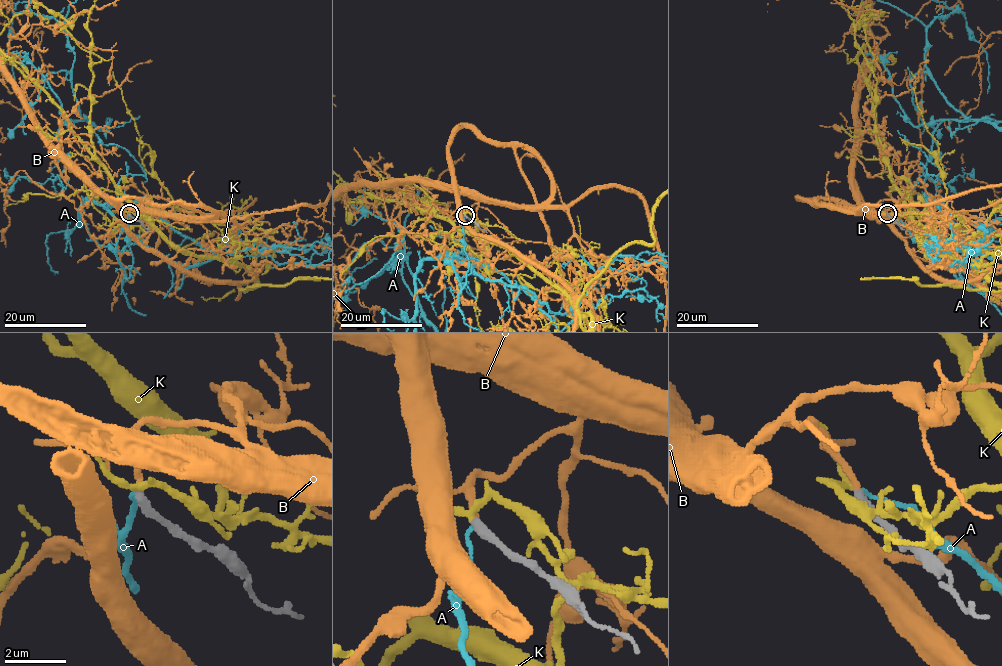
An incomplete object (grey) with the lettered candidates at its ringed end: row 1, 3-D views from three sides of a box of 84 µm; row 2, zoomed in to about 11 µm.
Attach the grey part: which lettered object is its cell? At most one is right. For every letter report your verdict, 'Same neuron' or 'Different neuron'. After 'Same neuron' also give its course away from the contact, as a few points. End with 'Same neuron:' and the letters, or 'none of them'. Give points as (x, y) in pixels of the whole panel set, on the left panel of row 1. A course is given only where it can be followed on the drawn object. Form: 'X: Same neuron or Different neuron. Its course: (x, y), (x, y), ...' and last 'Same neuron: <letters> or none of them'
A: Different neuron
B: Same neuron
K: Different neuron
Same neuron: B

